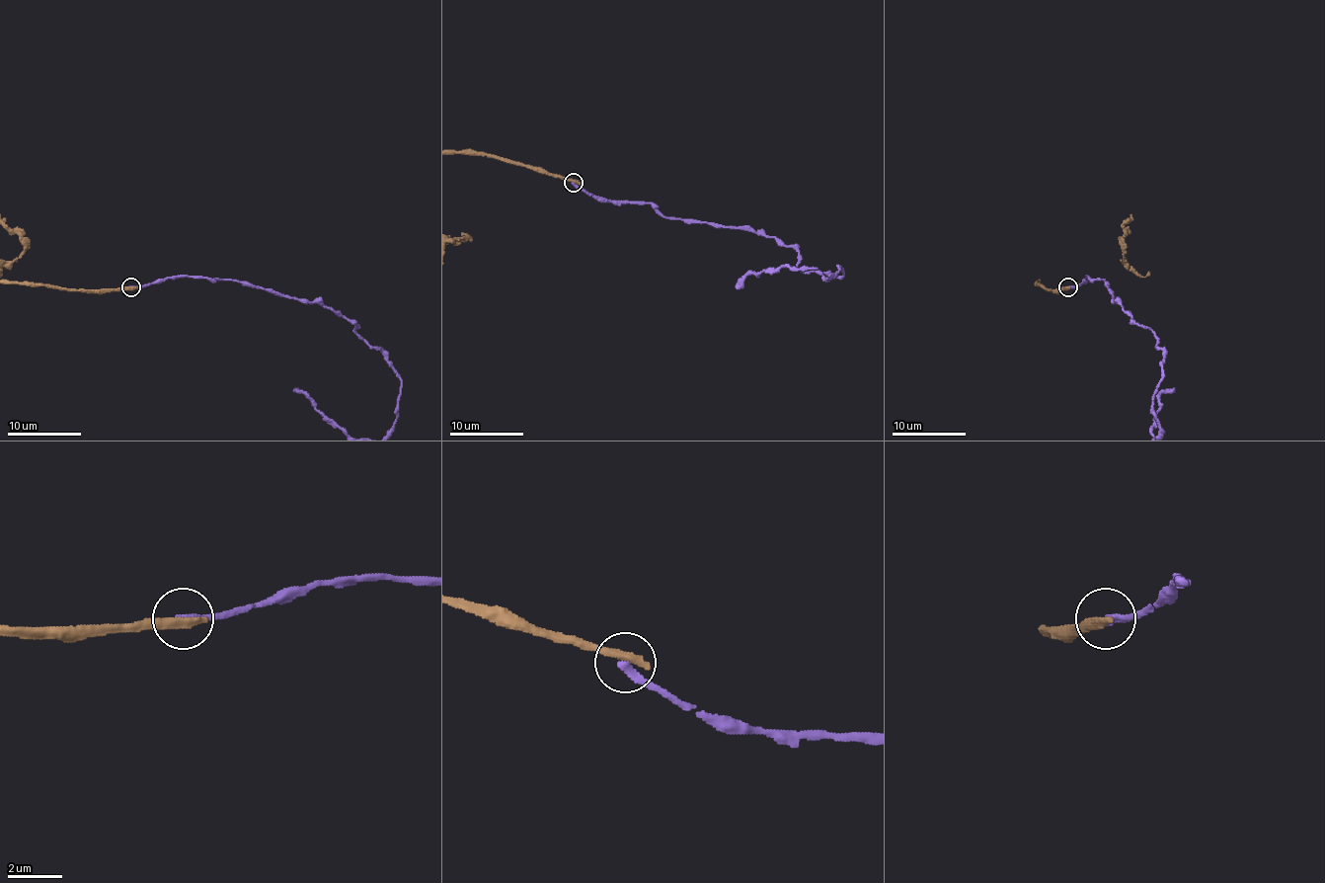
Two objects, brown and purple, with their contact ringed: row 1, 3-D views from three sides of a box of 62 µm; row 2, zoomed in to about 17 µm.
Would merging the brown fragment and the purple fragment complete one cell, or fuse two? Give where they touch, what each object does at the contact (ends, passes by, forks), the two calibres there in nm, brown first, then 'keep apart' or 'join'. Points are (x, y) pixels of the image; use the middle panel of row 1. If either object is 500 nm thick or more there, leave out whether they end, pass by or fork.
place (574, 182); brown ends; purple ends; calibres 400 and 320 nm; keep apart

